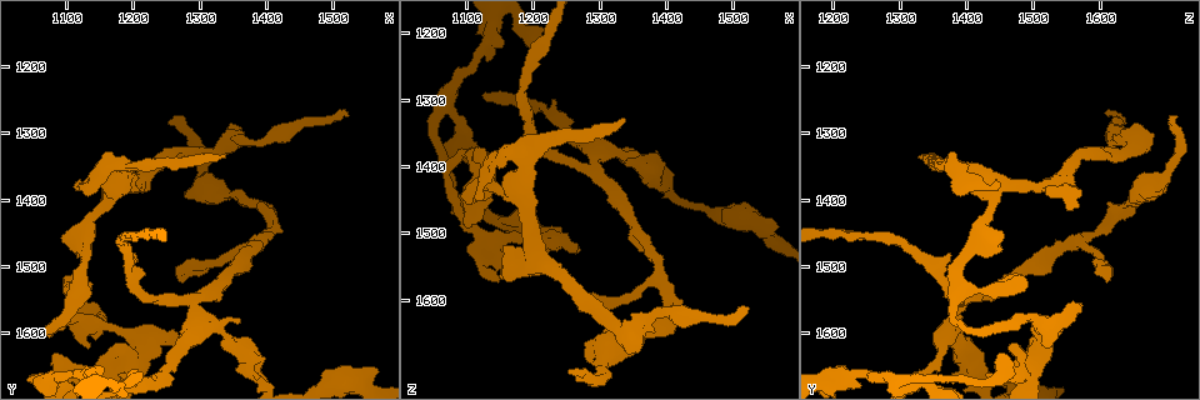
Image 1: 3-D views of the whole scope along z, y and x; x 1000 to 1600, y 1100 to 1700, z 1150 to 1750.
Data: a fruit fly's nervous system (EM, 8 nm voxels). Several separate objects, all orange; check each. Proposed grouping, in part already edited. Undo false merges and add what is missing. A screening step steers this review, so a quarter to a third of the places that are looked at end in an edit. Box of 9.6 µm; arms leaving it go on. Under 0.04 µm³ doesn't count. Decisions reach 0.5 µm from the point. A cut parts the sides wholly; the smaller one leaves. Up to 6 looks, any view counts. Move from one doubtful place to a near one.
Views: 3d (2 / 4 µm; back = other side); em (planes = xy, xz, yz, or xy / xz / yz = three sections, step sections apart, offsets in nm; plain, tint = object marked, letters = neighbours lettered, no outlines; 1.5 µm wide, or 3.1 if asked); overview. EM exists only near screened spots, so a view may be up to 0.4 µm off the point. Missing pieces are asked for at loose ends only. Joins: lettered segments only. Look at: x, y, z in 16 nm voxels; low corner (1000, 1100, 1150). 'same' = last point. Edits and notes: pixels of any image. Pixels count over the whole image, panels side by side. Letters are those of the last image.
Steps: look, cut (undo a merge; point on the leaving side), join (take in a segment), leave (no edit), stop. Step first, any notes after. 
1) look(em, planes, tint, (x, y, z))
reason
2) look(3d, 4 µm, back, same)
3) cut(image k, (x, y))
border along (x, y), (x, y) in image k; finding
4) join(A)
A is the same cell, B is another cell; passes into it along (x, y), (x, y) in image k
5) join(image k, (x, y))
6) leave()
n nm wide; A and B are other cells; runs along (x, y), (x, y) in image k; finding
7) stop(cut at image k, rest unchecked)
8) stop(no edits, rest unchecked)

look(em, xz, step 4, tint, (1285, 1550, 1405))
three arms meet

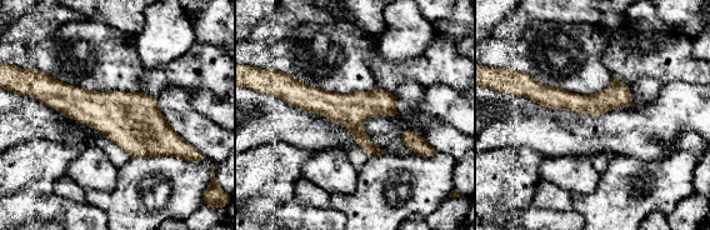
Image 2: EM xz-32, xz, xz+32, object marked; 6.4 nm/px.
look(em, planes, tint, same)
another direction

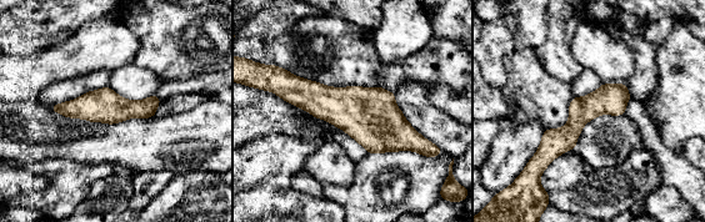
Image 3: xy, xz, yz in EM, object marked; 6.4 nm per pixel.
look(em, planes, letters, same)

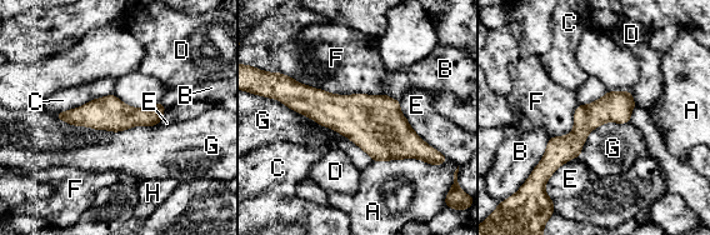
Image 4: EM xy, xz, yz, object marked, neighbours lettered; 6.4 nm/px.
leave()
A, B, C, D, E, F, G and H are other cells; border along (54, 115), (113, 131), (160, 123) in image 4; one neuron here

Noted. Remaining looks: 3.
look(em, 3.1 µm, yz, step 16, letters, (1180, 1670, 1425))
free end

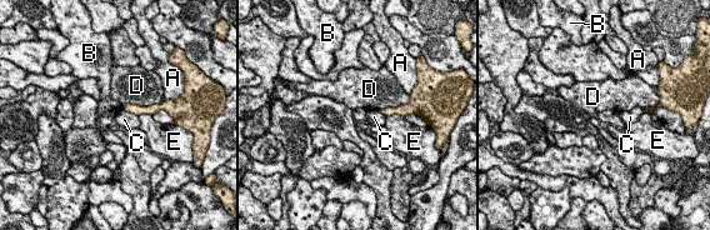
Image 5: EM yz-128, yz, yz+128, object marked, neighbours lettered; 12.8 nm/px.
look(em, 3.1 µm, xz, step 16, letters, same)
another direction

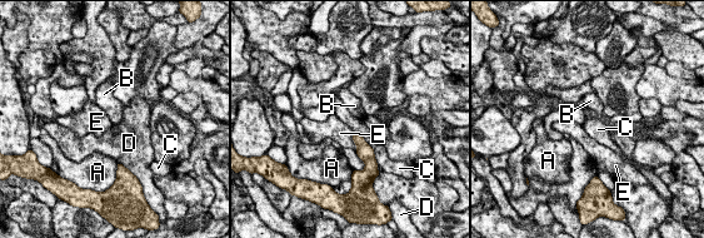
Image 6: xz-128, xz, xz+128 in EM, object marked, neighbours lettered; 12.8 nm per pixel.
leave()
A, B, C, D and E are other cells; border along (353, 130), (363, 138), (375, 155) in image 6; none of them fits

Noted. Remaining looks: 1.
stop(no edits, rest unchecked)

